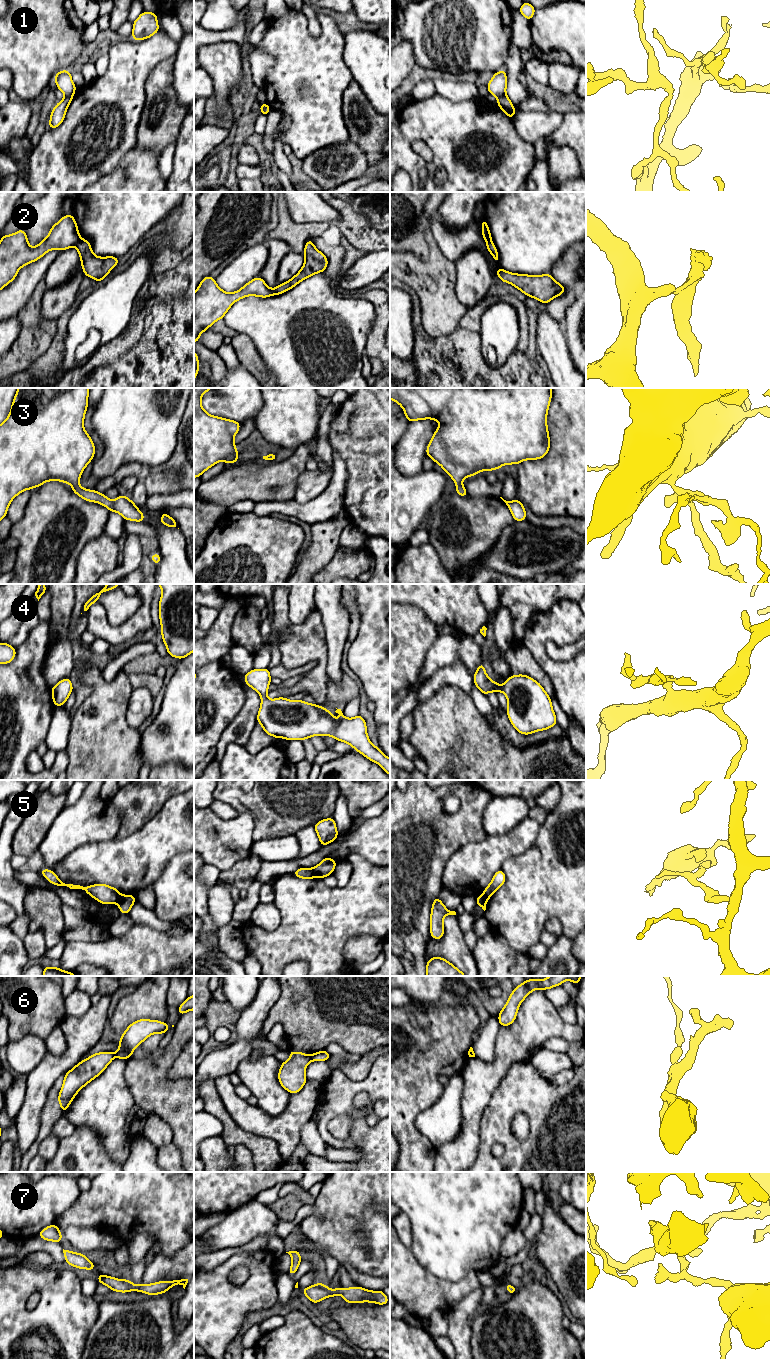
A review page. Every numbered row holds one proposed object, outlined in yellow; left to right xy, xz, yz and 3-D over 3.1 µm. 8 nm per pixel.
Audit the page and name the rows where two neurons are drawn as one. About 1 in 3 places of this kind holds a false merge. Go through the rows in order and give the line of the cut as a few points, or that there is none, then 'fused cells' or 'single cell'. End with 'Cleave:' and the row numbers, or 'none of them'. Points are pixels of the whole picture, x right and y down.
1: xy (72, 94), (65, 96) | fused cells
2: xy (81, 239), (74, 245) | fused cells
3: no cut | single cell
4: no cut | single cell
5: xz (311, 868), (317, 876) | fused cells
6: xz (309, 1056), (311, 1060) | fused cells
7: no cut | single cell
Cleave: 1, 2, 5, 6

